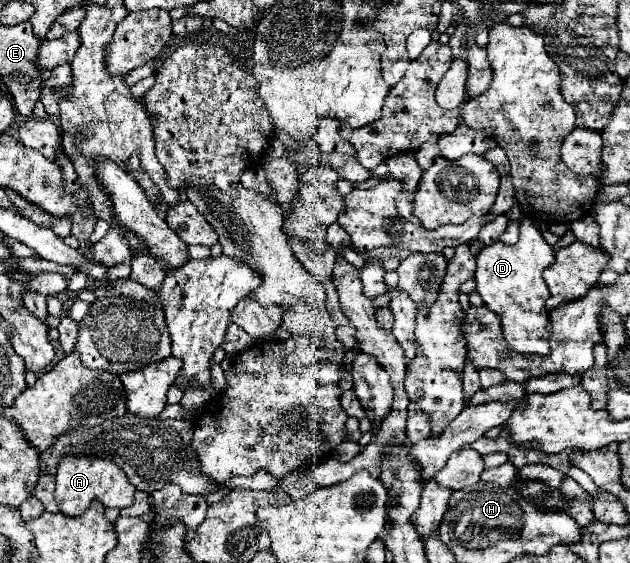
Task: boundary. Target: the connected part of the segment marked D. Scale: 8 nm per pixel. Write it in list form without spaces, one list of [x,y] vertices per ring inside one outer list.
[[[530,218],[520,220],[520,230],[520,240],[514,246],[494,242],[480,250],[476,256],[476,290],[484,304],[500,316],[502,334],[514,352],[548,356],[550,318],[544,304],[550,298],[550,292],[542,272],[554,264],[554,250],[544,242],[540,230]]]

